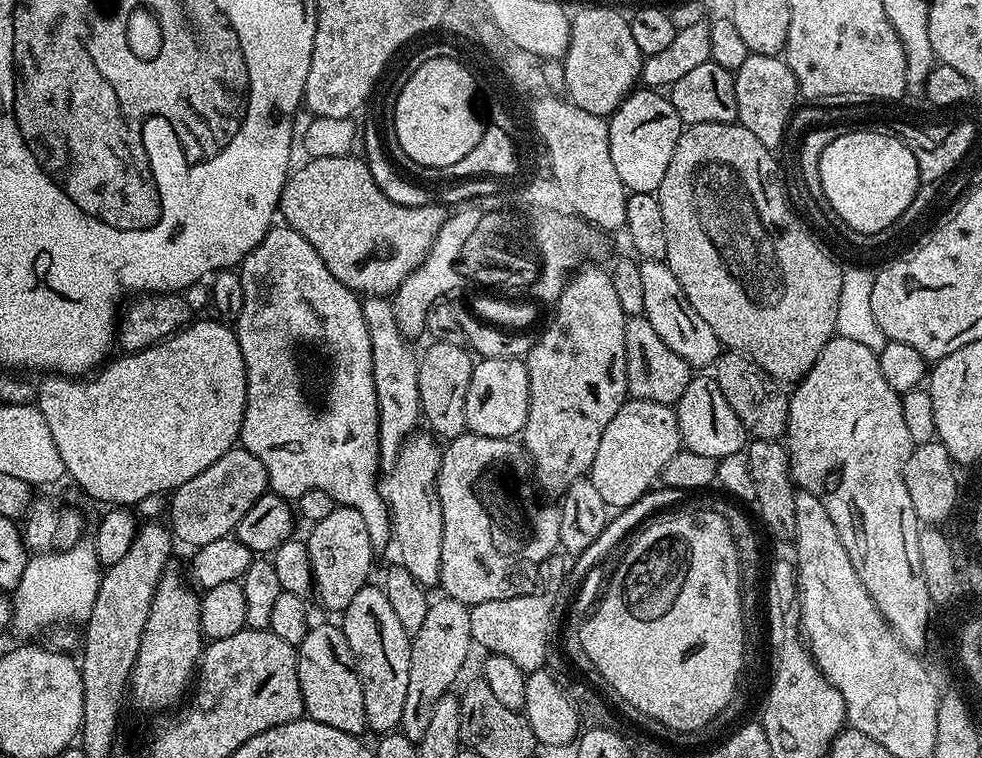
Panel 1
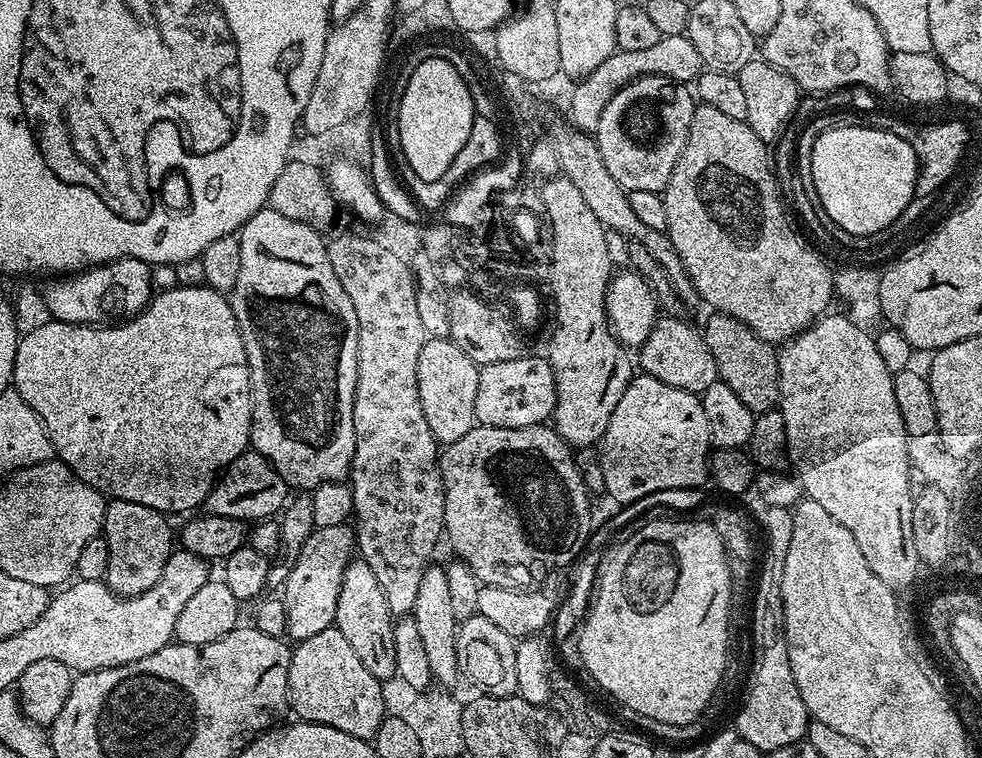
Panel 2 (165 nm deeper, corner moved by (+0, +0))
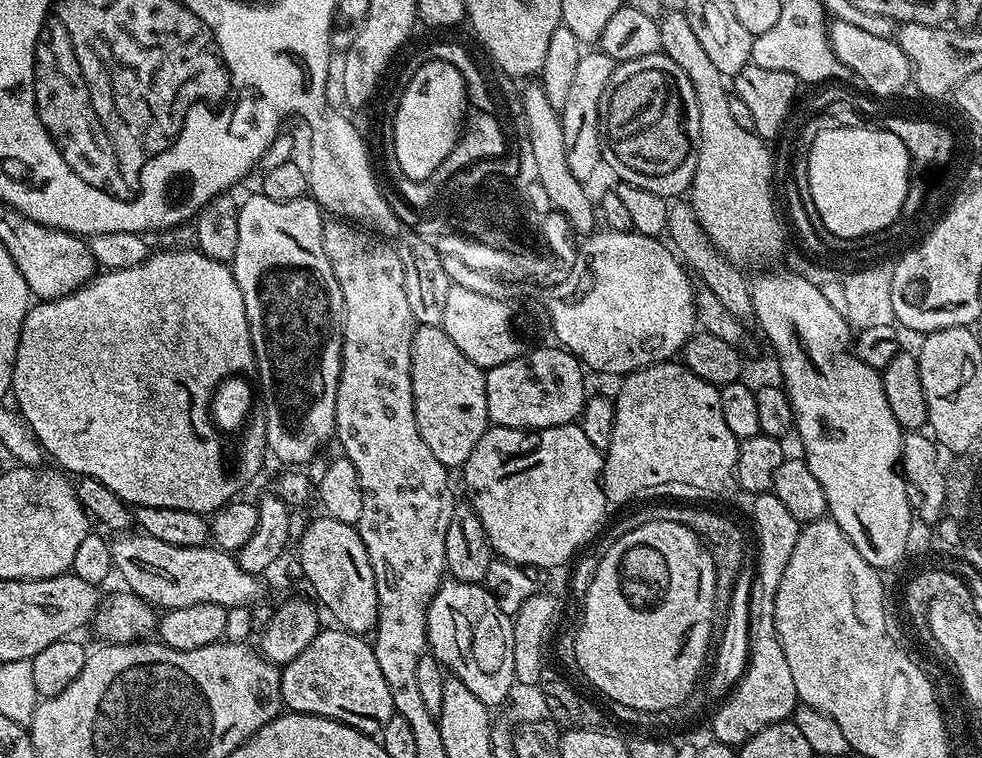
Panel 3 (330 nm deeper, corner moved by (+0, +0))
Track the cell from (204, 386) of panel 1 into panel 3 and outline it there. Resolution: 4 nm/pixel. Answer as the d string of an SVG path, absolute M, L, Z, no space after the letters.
M189 246L189 248L172 248L169 252L153 251L140 265L131 266L130 269L101 271L78 290L74 290L70 294L66 294L57 300L42 300L33 303L31 307L29 307L26 318L22 322L22 330L18 338L18 350L16 351L16 361L14 362L11 395L13 397L16 396L16 403L14 403L15 407L18 409L25 423L31 428L33 434L36 436L37 442L39 442L43 448L43 451L47 453L49 457L52 458L53 456L61 465L58 463L56 464L59 465L65 473L71 474L76 478L81 476L94 478L98 482L102 482L102 486L110 486L110 490L114 490L114 494L118 494L118 498L122 498L125 504L135 506L136 508L141 508L142 506L158 506L159 508L169 508L170 510L190 510L191 512L198 512L201 514L212 514L223 508L224 505L232 503L234 497L237 495L236 484L238 487L244 488L259 474L260 467L264 464L264 456L266 457L266 453L268 452L268 439L266 438L266 422L264 421L264 417L260 414L253 415L242 428L242 435L244 434L244 437L240 440L240 465L236 468L235 480L235 478L224 469L224 444L220 441L222 432L213 423L212 413L210 411L212 396L215 394L219 384L228 377L240 376L241 374L248 374L248 372L251 373L253 369L255 369L255 366L256 355L252 349L252 343L250 342L250 326L246 322L246 302L242 302L242 290L238 290L238 282L234 278L231 267L222 262L218 262L214 258L206 258L206 254L202 254L192 246Z

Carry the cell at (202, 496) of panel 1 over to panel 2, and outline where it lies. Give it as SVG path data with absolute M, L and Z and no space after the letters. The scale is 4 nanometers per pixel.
M249 450L234 458L234 462L230 462L227 468L217 475L202 508L209 516L259 522L275 517L285 507L288 495L290 496L288 483L280 477L278 470L274 470L274 466L265 456Z

